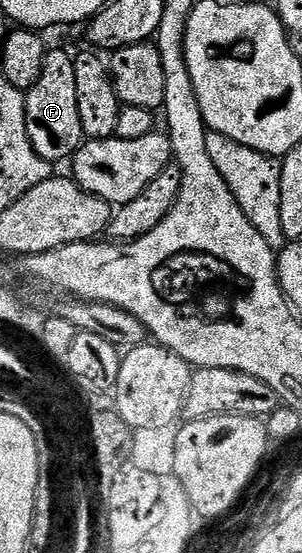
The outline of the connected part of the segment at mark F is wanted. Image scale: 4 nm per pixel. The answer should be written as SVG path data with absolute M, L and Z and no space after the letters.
M49 48L44 55L42 75L38 75L38 83L27 90L24 98L26 131L34 151L43 161L67 162L86 140L82 131L82 118L78 116L78 87L74 83L72 58L71 52Z

